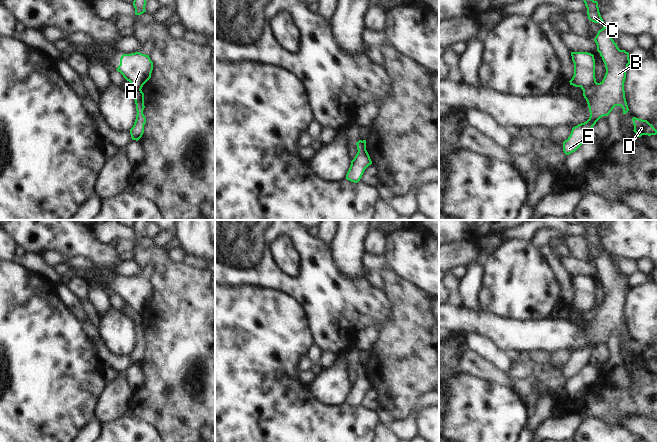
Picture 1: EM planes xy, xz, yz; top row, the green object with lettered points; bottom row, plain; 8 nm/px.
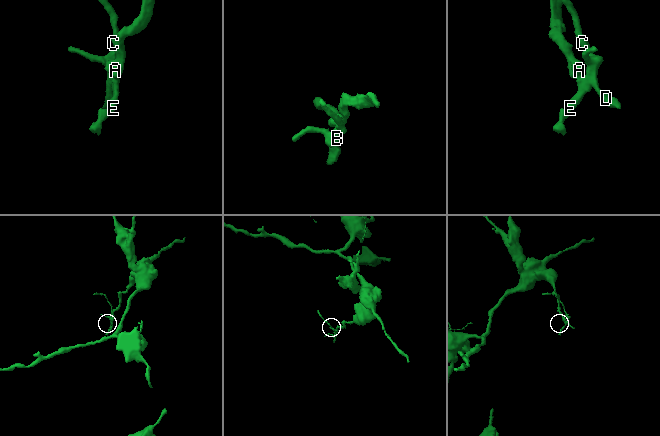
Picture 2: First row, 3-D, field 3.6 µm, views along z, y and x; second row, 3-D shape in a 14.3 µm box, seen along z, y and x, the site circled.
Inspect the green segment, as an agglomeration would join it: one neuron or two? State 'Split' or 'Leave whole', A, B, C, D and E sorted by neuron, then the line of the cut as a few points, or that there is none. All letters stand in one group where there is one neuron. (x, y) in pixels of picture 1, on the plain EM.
Split. Groups: A / B C D E. Split along yz (595, 305), (583, 315).

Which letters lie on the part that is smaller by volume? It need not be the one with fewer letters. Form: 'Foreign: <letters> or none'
Foreign: B, C, D, E

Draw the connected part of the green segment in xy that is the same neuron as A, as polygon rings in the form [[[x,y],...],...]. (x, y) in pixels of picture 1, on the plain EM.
[[[140,276],[123,278],[116,294],[132,308],[133,313],[141,314],[143,309],[151,302],[153,286],[149,279]]]

